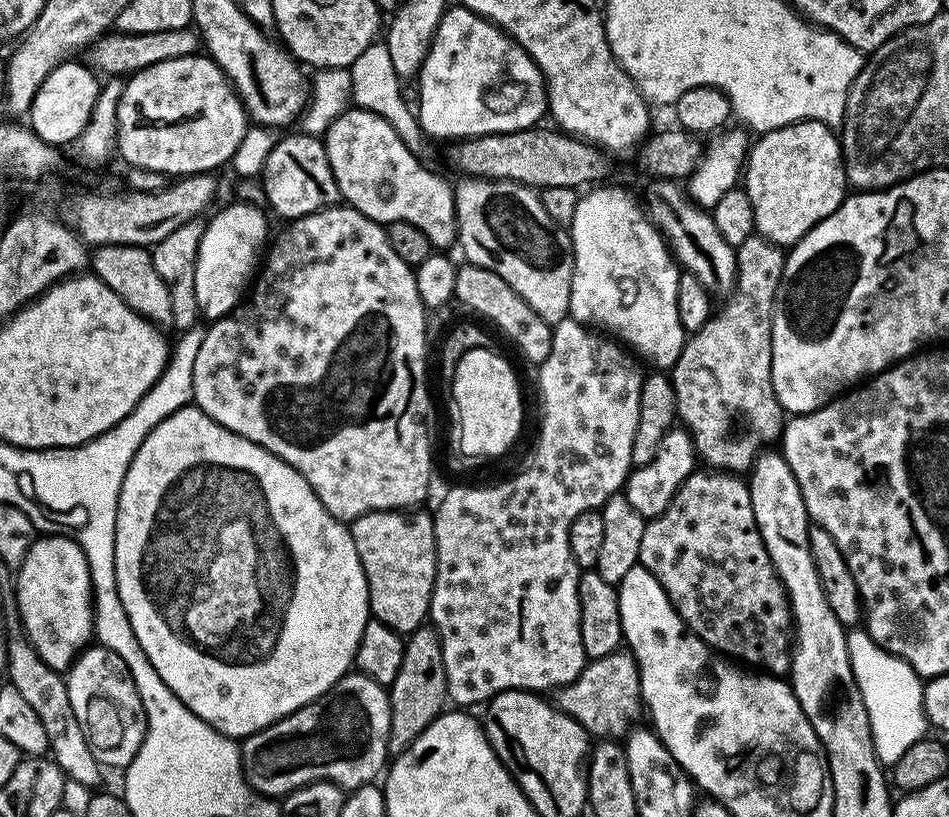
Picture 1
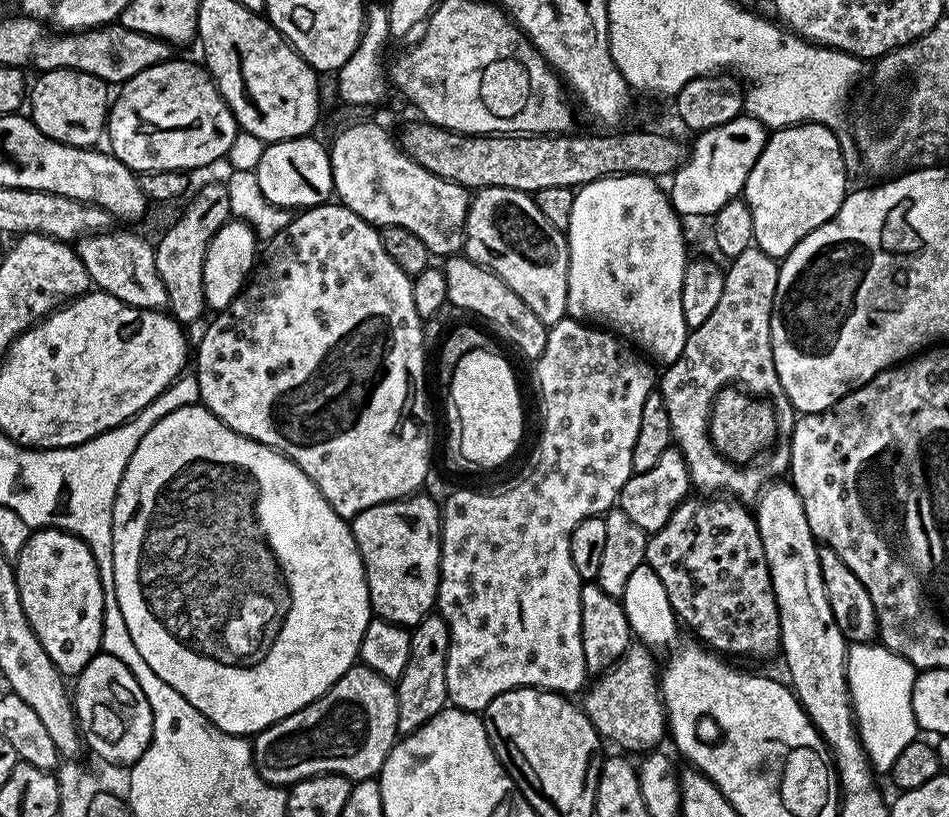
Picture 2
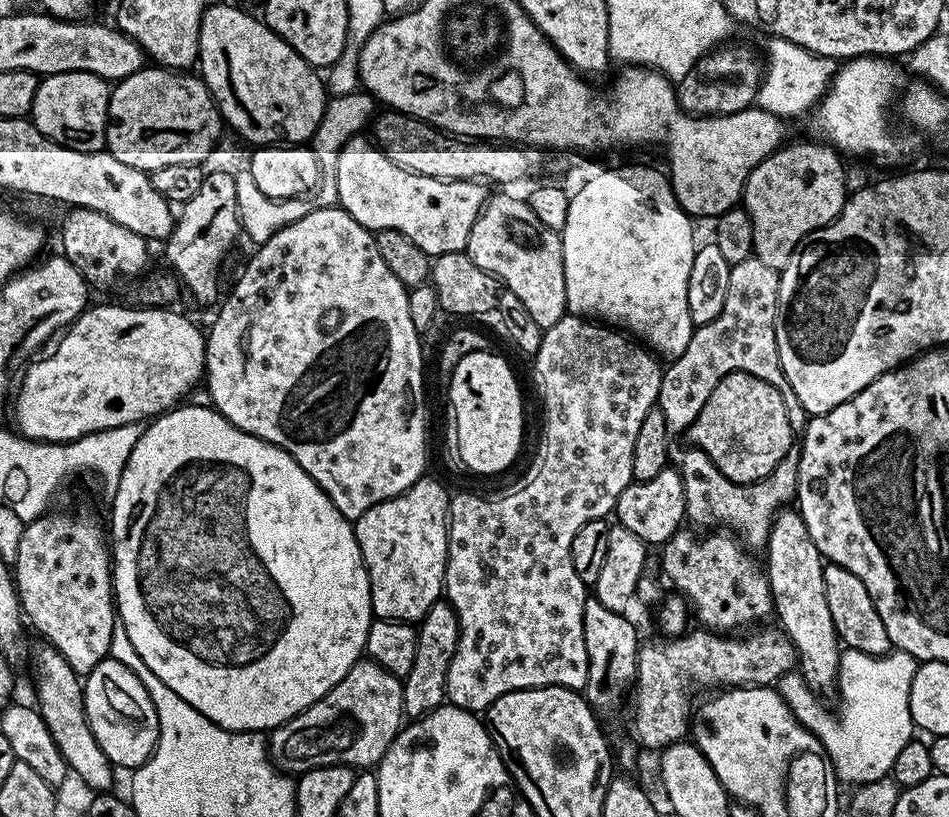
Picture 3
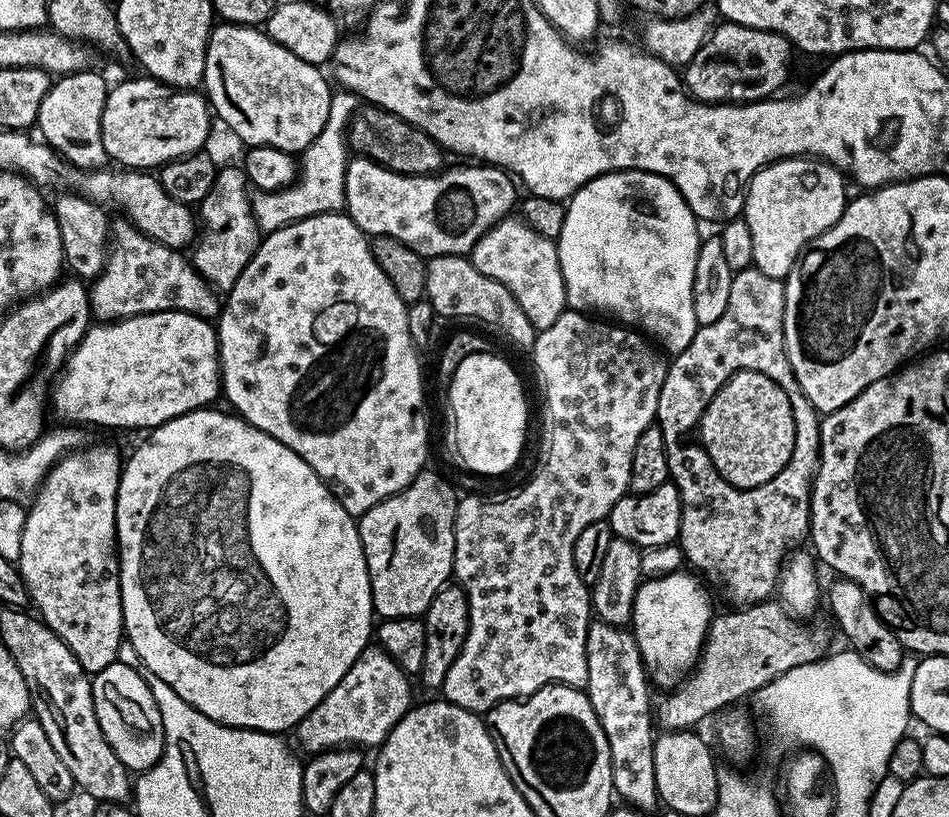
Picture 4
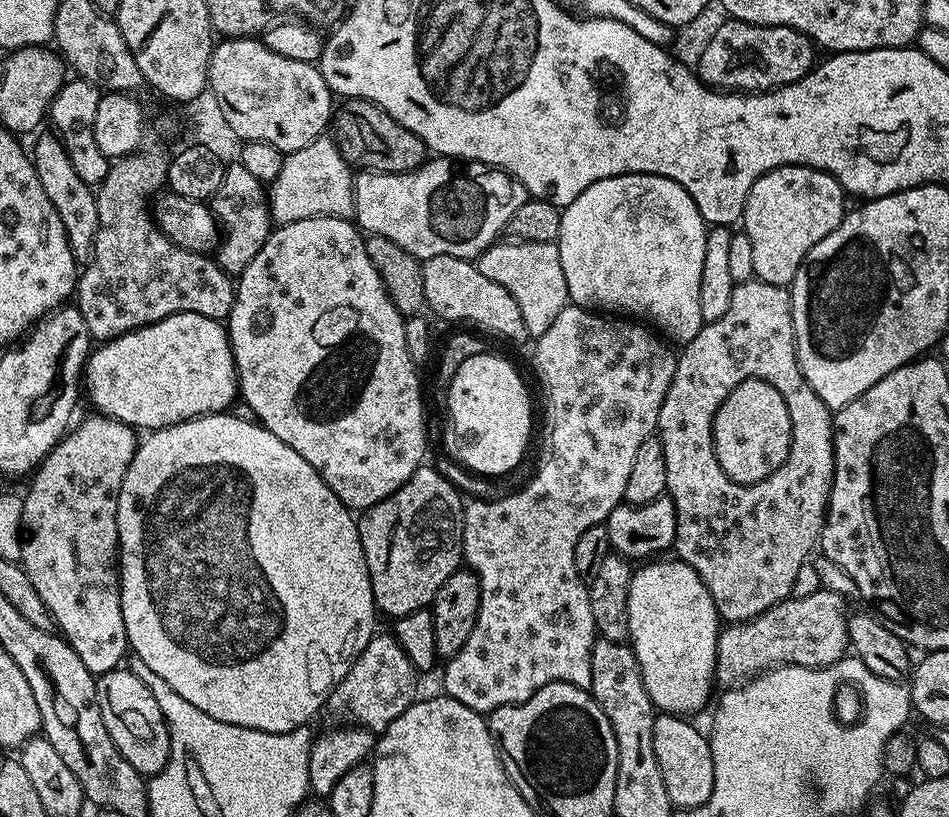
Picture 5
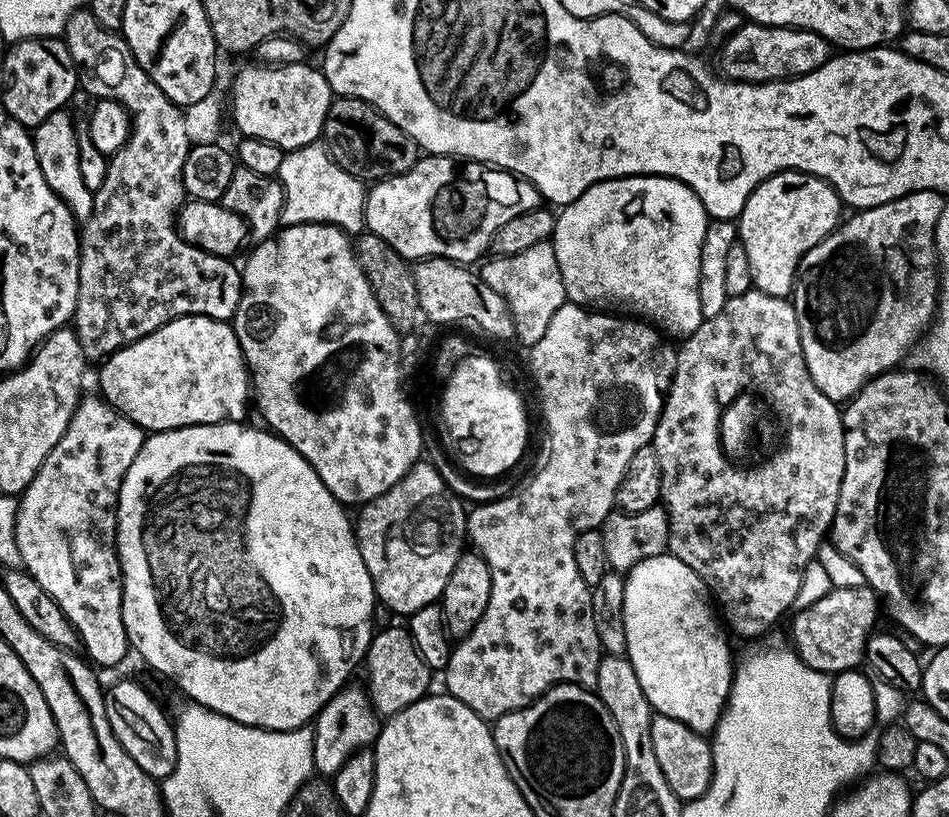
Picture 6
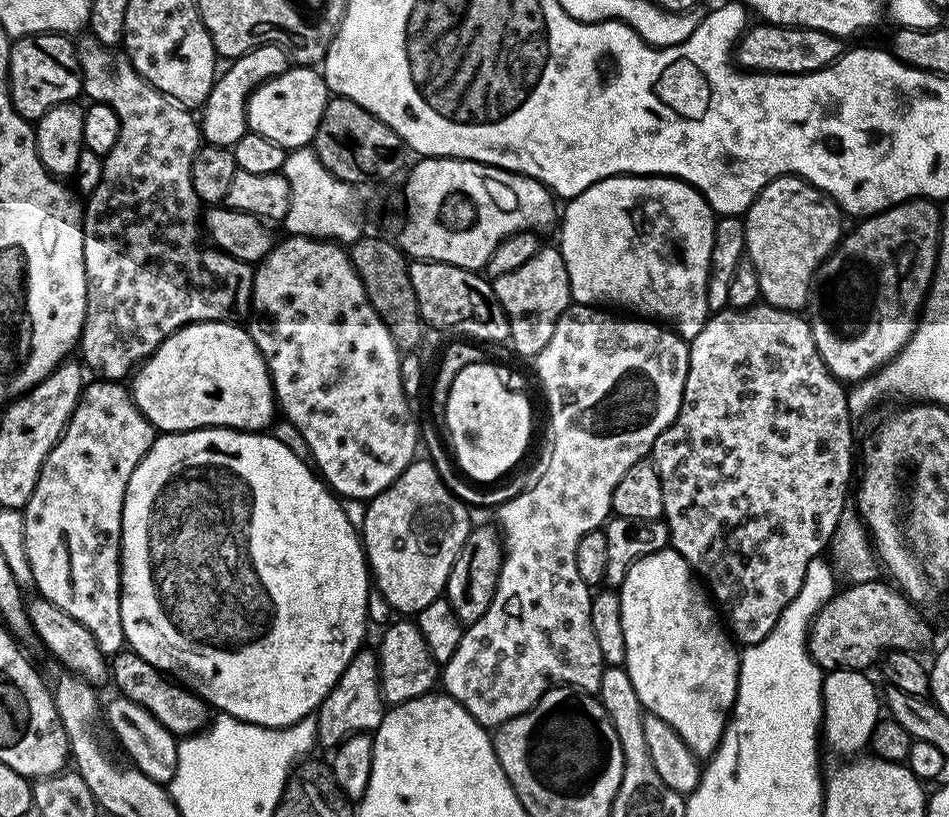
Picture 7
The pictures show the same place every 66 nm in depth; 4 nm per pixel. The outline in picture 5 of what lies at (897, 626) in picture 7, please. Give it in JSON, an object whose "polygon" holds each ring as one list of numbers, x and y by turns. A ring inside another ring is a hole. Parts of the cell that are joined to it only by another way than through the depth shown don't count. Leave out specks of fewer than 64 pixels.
{"polygon":[[820,587,814,594,798,596,775,604,770,610,758,614,749,620,721,627,718,646,716,647,716,678,715,683,721,684,721,689,737,687,761,672,770,668,778,668,786,664,802,666,803,668,830,668,843,660,849,651,848,618,849,609,844,609,845,597,838,593]]}

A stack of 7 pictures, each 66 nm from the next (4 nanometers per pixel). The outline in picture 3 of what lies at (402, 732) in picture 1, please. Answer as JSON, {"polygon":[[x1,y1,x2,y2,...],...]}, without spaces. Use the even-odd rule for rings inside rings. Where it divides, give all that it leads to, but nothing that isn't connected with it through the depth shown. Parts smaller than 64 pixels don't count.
{"polygon":[[447,602,432,604,423,620,419,621,416,637,418,651,414,654,414,666,410,666,410,674,402,677,404,715,408,718,425,716,445,703,450,662,460,641,460,623,452,605]]}

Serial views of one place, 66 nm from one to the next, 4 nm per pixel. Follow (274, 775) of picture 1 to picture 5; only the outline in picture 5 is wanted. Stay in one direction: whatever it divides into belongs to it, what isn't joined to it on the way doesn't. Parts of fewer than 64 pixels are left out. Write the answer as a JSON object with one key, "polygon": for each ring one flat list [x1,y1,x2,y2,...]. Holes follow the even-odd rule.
{"polygon":[[373,635,371,642,364,647,364,652,358,654,358,658,350,666,350,670,344,675,342,682,336,685,336,689,328,697,327,711,332,711,336,716,352,715,356,719,353,721,357,725,379,734,388,729,390,722,394,722,394,718,398,718,398,714,402,714,417,699,416,679,418,679,416,668,410,662,406,650,402,650,402,646,396,641,395,635]]}

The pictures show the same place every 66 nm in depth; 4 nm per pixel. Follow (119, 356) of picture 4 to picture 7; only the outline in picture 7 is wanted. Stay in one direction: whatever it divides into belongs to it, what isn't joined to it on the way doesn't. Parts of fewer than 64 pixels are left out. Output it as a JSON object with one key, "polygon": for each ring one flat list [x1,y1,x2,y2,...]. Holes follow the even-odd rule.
{"polygon":[[207,320,197,324,187,324,186,327,180,328,174,334,170,334,170,338,166,338,162,342,162,346,158,346,158,350,154,350,154,354,135,369,134,375,130,380,130,391,132,400,138,406,140,413,150,421,153,428,161,433,189,432,195,428,235,428,237,432,260,432,267,429,264,427,268,423,269,427,278,416,276,394,272,391,272,379,268,373,266,362,262,358,258,346,254,346,254,338,250,338,247,327,243,323,231,320]]}

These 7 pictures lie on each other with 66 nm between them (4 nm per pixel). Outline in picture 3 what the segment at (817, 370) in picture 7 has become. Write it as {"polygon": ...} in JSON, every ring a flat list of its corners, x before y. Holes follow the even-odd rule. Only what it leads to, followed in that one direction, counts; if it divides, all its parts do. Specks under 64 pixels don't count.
{"polygon":[[755,254,746,258,746,262,732,265,722,314,718,314,714,322,699,325,692,333,690,346,686,346,684,353,669,363,672,364,669,368,667,365,663,369,658,406,662,410,662,418,666,418,669,437,676,438,679,432,680,435,687,433,719,380,734,371,752,374,774,386,788,410,788,424,794,424,794,428,803,433,806,413,794,390,790,390,790,382,786,382,786,374,778,358,776,303,779,281,779,271,766,266,766,262,759,260],[794,442,794,446,790,446,790,454,786,458,782,458,778,472,774,470,770,478,766,478,764,486,756,486,754,490,750,488,742,488,736,484,736,480,726,478,725,474,719,472,714,466,714,462,707,457,701,448,689,446,687,443,673,443,670,448,670,460,677,472,682,478,682,486,684,487,684,515,689,521,693,520,696,524,701,524,704,530,724,529,735,534,749,549,763,549,768,543,768,535,772,529,772,523,777,512,781,511,785,506,793,503,796,495,796,483,798,482,798,462,800,461,800,442]]}

